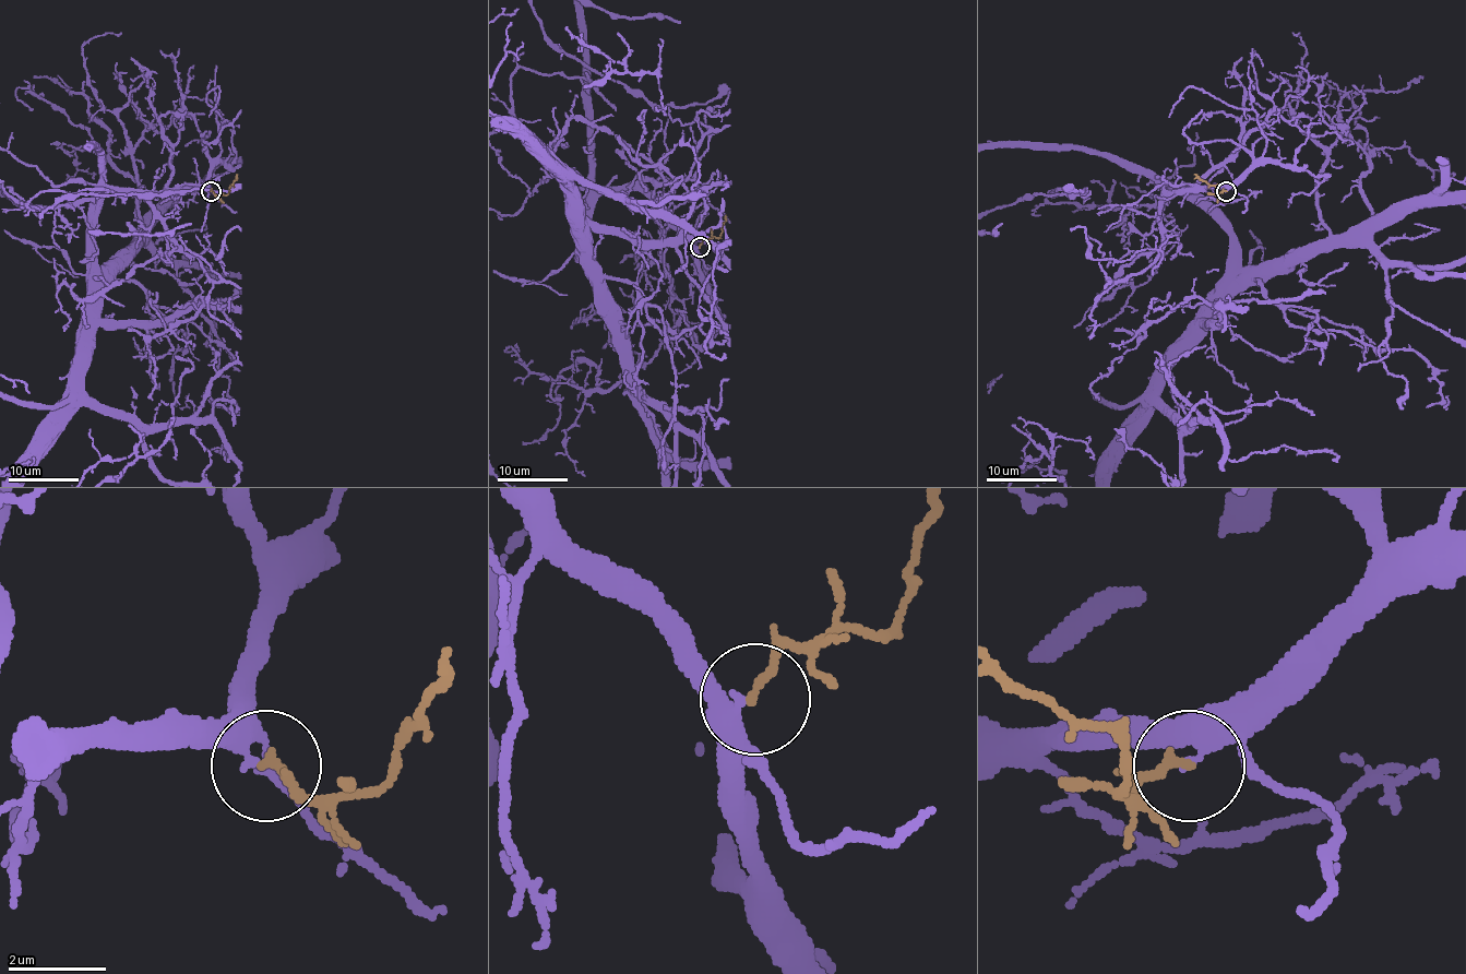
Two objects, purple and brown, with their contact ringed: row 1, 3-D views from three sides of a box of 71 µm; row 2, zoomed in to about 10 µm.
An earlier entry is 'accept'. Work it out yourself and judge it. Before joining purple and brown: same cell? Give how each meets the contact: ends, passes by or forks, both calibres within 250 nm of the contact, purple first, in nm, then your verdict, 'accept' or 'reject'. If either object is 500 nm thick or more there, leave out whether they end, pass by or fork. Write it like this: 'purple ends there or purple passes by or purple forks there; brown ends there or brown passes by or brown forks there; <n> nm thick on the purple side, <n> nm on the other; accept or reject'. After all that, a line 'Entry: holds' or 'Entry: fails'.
purple ends there; brown ends there; 340 nm thick on the purple side, 180 nm on the other; accept
Entry: holds

